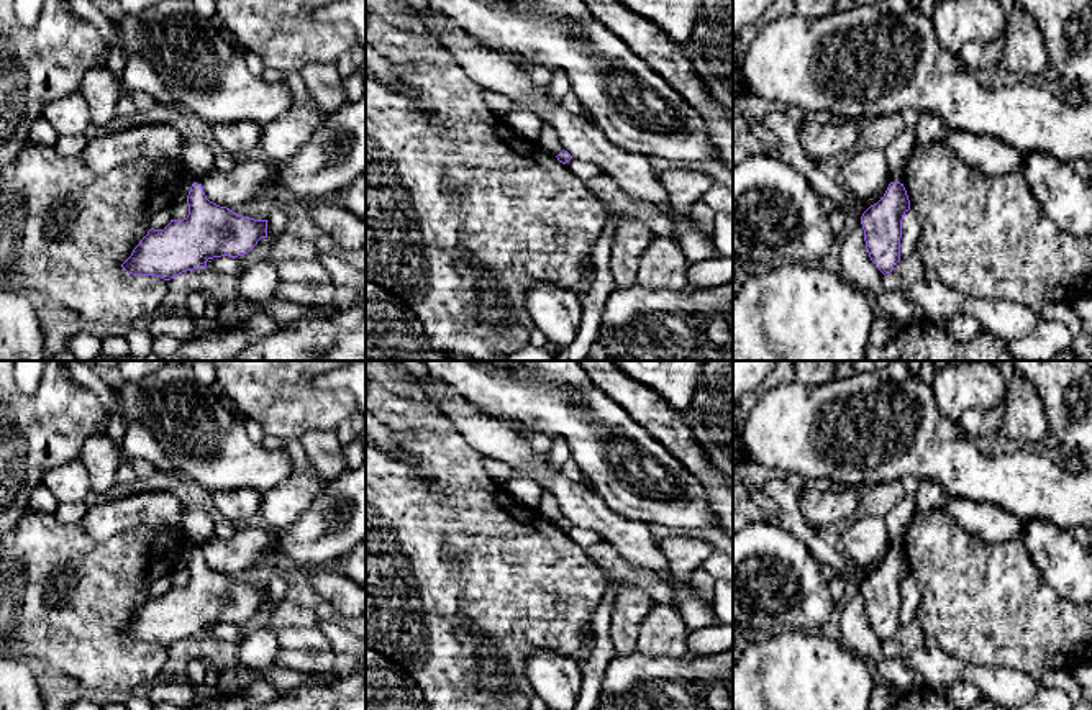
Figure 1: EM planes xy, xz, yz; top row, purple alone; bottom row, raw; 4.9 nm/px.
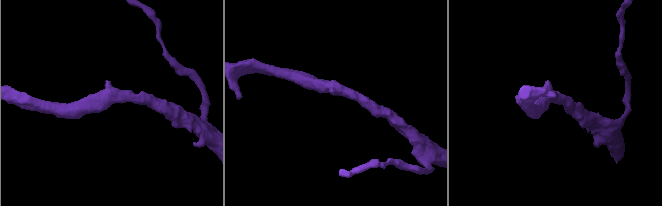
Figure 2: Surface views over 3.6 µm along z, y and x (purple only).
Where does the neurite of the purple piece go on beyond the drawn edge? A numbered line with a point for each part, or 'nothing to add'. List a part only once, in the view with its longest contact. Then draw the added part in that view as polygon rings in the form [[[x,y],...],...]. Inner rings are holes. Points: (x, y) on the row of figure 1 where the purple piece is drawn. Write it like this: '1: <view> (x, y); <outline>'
nothing to add

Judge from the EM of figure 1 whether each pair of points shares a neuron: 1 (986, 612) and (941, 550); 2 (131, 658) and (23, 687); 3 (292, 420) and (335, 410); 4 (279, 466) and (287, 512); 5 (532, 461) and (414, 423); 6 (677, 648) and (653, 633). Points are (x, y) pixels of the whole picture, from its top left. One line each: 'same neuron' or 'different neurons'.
1: same neuron
2: different neurons
3: same neuron
4: different neurons
5: different neurons
6: same neuron

